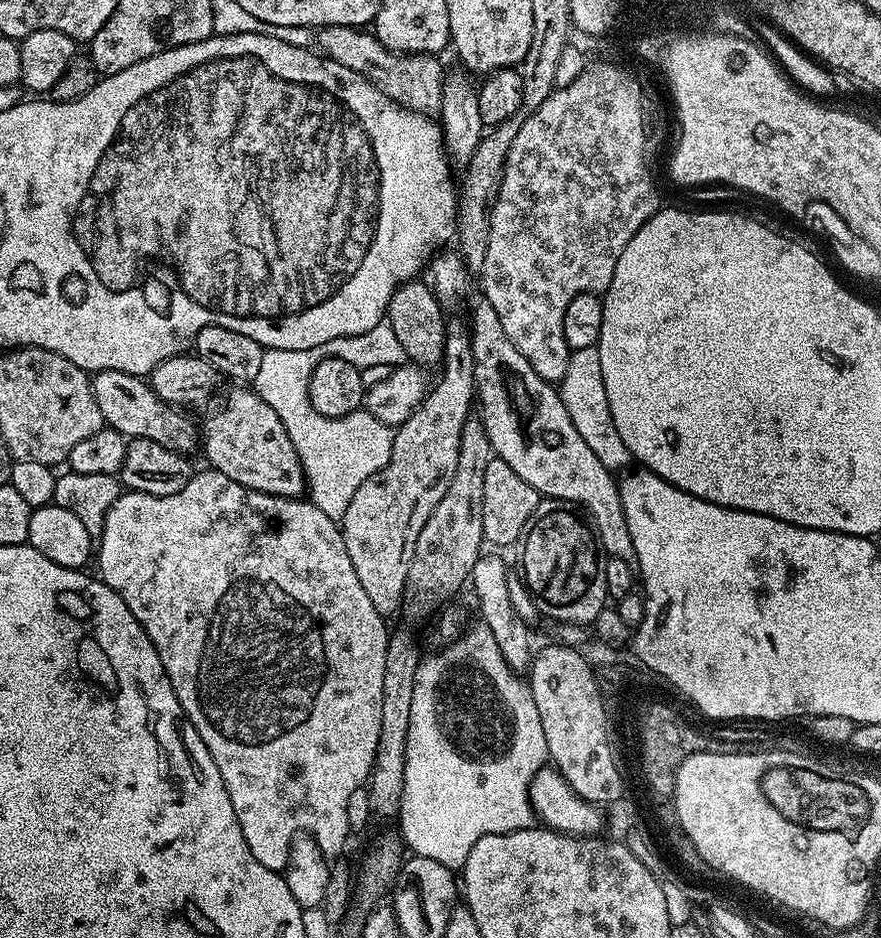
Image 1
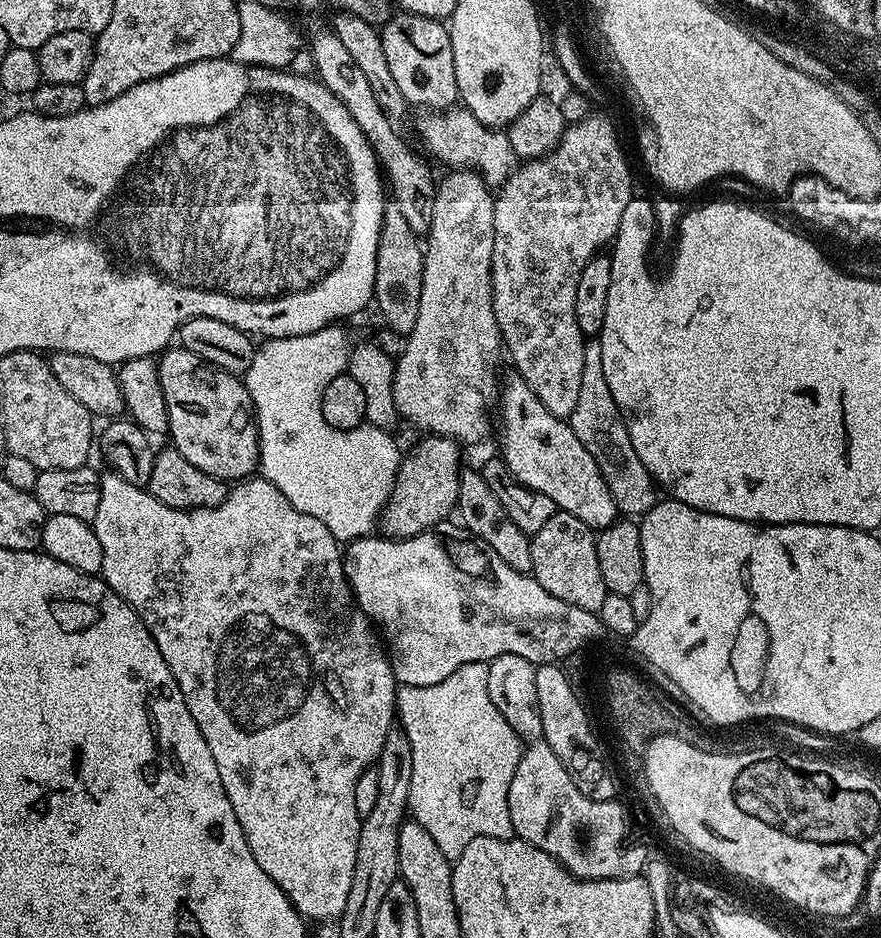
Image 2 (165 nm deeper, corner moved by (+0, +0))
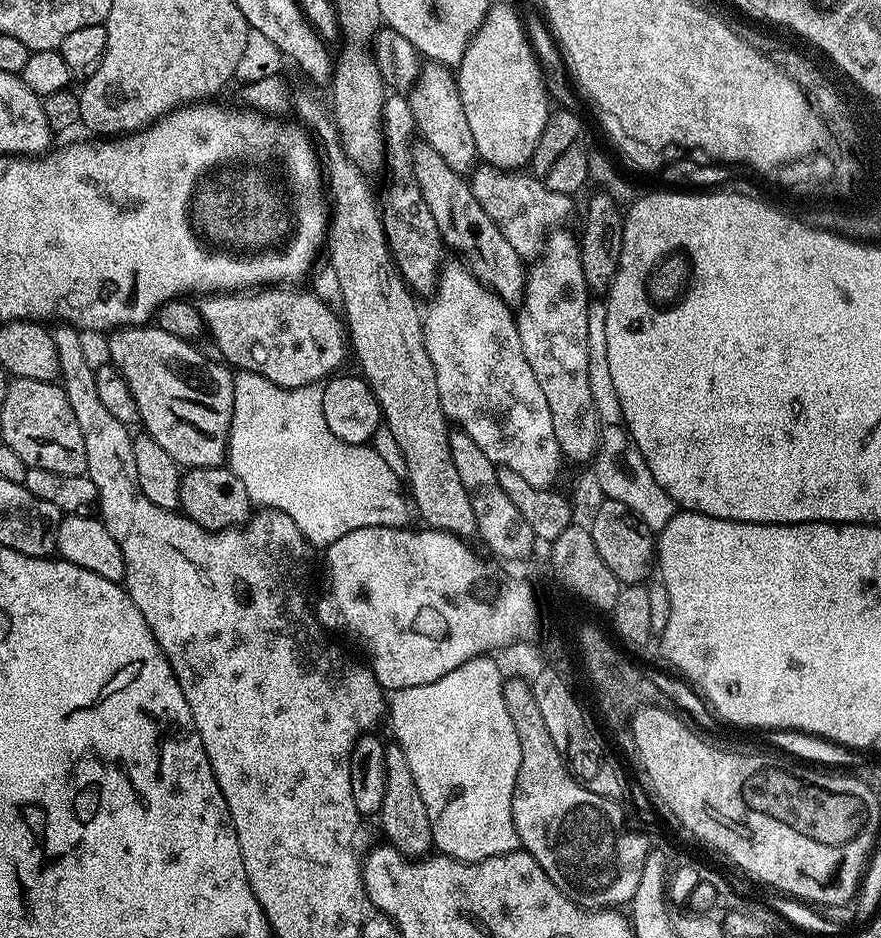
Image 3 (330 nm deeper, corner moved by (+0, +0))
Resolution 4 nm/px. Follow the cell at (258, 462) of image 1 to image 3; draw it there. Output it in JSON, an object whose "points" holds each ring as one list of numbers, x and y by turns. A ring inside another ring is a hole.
{"points":[[137,326,134,328,122,328,113,331,107,337,108,340,108,356,112,367,116,368,122,374,122,378,126,378,126,384,130,386,130,392,134,394,134,400,138,406,140,414,139,423,144,424,143,431,147,435,154,438,154,442,158,442,158,446,162,446,162,450,166,450,166,454,170,454,170,458,174,458,176,463,189,468,218,468,225,463,228,455,228,435,230,434,230,426,232,425,232,411,234,410,234,382,232,381,233,373,219,359,207,360,202,353,196,349,195,343,178,338,174,334,166,334,166,330,155,326]]}

